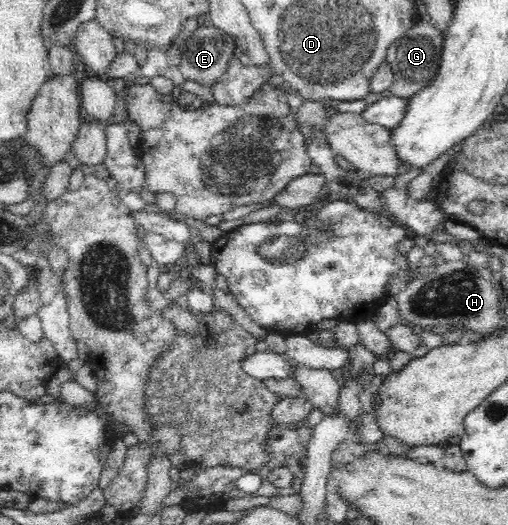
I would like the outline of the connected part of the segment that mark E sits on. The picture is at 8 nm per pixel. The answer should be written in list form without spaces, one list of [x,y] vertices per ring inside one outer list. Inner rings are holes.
[[[211,22],[199,25],[181,52],[179,70],[185,80],[211,87],[227,70],[229,60],[233,58],[233,48],[240,51],[235,42],[225,37],[225,31]]]

